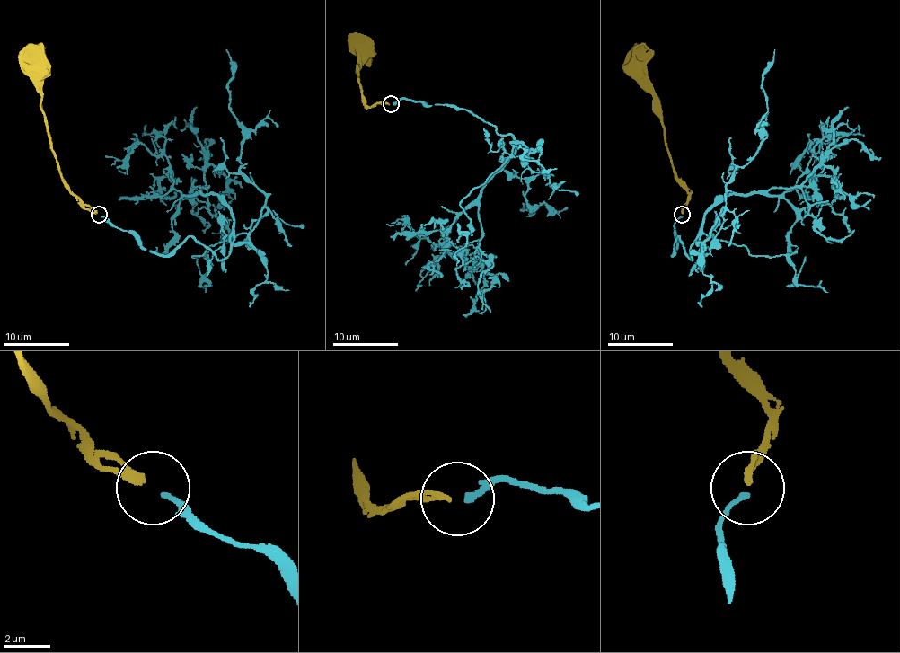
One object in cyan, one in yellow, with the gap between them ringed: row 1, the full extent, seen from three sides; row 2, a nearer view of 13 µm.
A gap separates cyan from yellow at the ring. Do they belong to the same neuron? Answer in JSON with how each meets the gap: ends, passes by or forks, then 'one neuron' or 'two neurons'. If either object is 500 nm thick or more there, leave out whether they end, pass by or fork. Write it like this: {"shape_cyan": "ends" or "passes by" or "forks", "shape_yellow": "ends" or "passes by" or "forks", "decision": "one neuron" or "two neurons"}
{"shape_cyan": "ends", "shape_yellow": "ends", "decision": "one neuron"}

